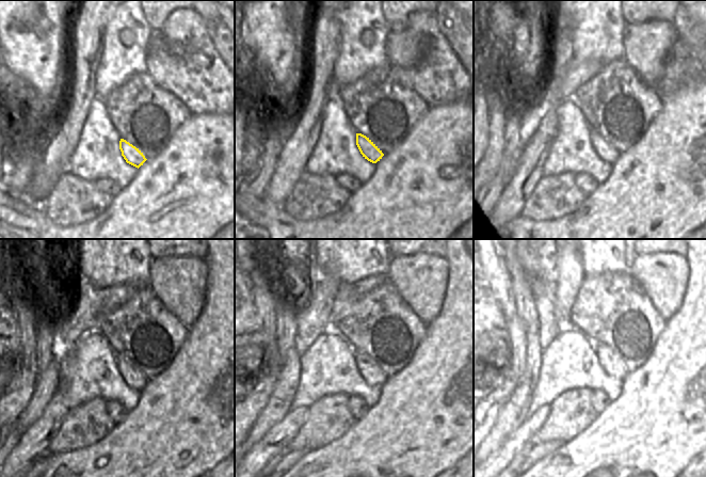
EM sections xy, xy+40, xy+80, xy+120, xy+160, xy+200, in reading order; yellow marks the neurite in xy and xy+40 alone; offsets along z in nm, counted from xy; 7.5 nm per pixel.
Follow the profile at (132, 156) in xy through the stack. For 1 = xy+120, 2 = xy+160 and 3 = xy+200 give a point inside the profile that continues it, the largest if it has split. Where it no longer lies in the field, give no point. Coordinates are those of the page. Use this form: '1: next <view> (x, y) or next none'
1: next xy+120 (135, 380)
2: next xy+160 (372, 375)
3: next xy+200 (613, 366)

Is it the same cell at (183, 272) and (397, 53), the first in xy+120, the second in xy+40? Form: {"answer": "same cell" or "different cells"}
{"answer": "same cell"}

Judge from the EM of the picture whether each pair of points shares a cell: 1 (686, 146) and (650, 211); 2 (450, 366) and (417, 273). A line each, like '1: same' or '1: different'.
1: same
2: different

